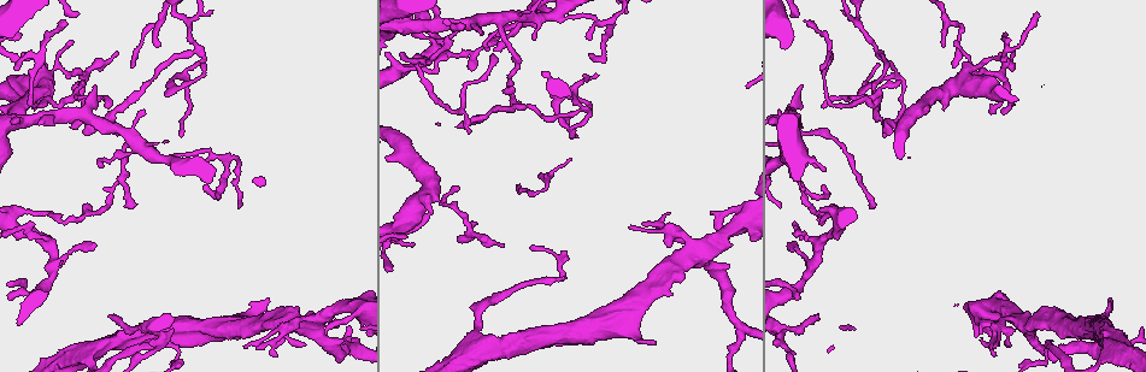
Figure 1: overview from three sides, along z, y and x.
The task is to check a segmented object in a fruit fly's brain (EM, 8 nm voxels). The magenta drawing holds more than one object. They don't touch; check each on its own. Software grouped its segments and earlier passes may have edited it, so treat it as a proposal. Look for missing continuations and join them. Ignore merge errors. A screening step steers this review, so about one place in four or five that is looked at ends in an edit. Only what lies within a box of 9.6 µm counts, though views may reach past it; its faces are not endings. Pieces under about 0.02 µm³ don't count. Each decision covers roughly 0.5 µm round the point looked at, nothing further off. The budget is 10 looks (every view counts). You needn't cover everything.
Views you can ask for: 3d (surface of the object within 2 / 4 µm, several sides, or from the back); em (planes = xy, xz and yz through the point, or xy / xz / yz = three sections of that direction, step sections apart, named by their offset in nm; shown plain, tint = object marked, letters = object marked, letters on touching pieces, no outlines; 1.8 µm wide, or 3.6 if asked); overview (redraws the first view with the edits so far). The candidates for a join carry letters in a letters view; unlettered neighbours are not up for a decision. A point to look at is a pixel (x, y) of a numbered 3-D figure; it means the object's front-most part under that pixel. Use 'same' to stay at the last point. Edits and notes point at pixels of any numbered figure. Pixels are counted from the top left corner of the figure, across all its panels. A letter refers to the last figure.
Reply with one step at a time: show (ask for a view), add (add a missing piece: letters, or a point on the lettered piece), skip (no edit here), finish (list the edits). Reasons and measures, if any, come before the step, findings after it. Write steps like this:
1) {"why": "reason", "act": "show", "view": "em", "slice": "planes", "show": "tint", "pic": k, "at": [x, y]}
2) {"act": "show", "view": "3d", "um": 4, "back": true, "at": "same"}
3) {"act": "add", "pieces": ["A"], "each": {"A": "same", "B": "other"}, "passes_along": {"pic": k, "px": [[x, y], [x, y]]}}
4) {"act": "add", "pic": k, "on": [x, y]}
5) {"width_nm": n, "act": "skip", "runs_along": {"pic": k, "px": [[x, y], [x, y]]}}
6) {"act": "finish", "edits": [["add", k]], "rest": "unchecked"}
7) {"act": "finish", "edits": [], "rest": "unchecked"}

{"why": "free end", "act": "show", "view": "em", "slice": "planes", "show": "letters", "pic": 1, "at": [134, 204]}

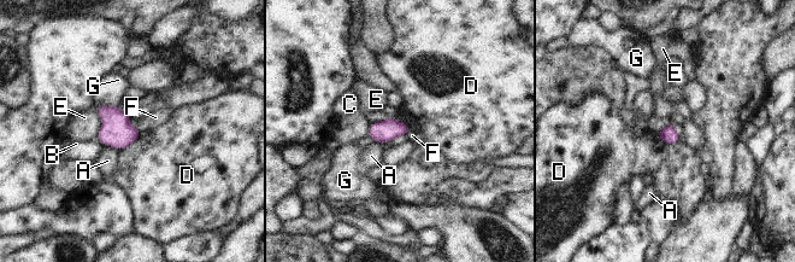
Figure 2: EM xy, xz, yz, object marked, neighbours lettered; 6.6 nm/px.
{"width_nm": 110, "act": "skip", "each": {"A": "other", "B": "other", "C": "other", "D": "other", "E": "other", "F": "other", "G": "other"}, "border": {"pic": 2, "px": [[410, 128], [405, 135]]}, "found": "no lettered piece goes on from it"}

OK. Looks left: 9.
{"why": "thin end", "act": "show", "view": "em", "slice": "xy", "step": 8, "show": "letters", "pic": 1, "at": [269, 298]}

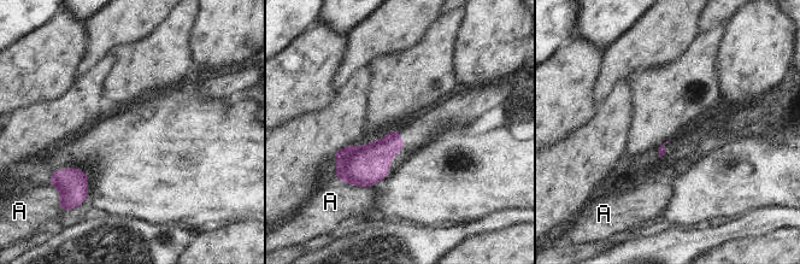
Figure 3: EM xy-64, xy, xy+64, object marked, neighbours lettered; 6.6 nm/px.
{"act": "skip", "each": {"A": "other"}, "border": {"pic": 3, "px": [[335, 180], [359, 186], [376, 185]]}, "found": "no lettered piece goes on from it"}

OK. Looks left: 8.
{"act": "show", "view": "3d", "um": 2, "back": true, "pic": 1, "at": [266, 336]}

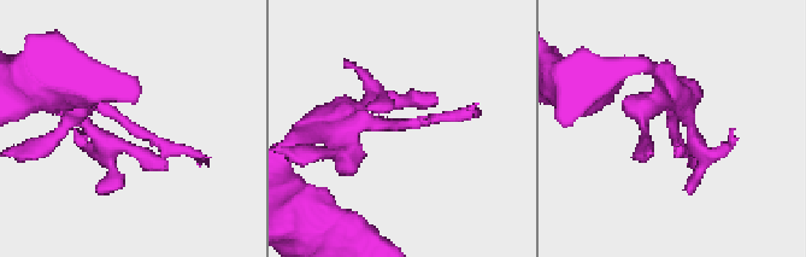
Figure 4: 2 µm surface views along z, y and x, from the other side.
{"act": "show", "view": "em", "slice": "xz", "step": 4, "show": "letters", "pic": 4, "at": [415, 119]}

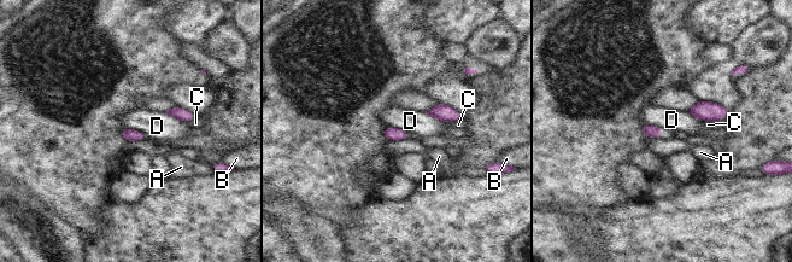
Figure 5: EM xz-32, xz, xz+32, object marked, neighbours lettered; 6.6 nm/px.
{"why": "another direction", "act": "show", "view": "em", "slice": "xy", "step": 16, "show": "letters", "at": "same"}

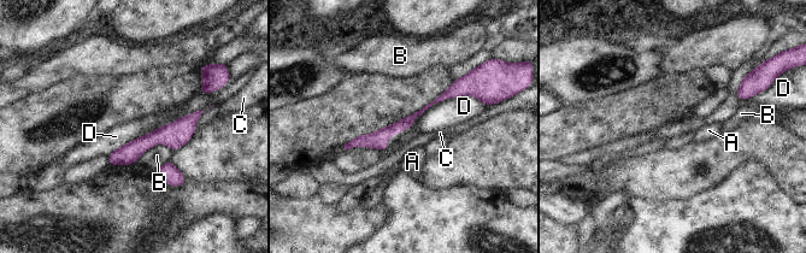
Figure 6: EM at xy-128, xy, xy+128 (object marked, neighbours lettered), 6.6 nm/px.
{"act": "skip", "each": {"A": "other", "B": "other", "C": "other", "D": "other"}, "border": {"pic": 6, "px": [[484, 104], [454, 95], [407, 129]]}, "found": "no lettered piece goes on from it"}

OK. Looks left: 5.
{"why": "free end", "act": "show", "view": "em", "slice": "planes", "show": "letters", "pic": 1, "at": [534, 40]}

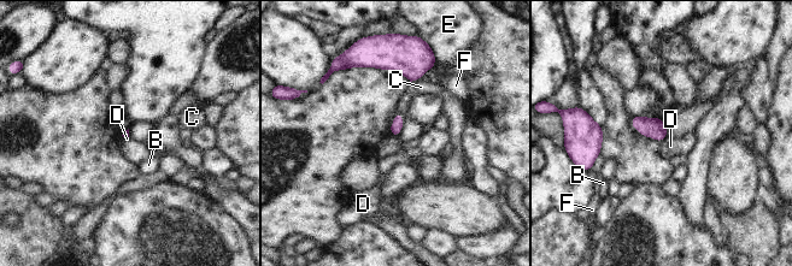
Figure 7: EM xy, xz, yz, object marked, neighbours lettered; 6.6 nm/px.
{"act": "skip", "each": {"B": "other", "C": "other", "D": "other", "E": "other", "F": "other"}, "found": "no lettered piece goes on from it"}

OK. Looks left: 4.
{"act": "finish", "edits": [], "rest": "unchecked"}

